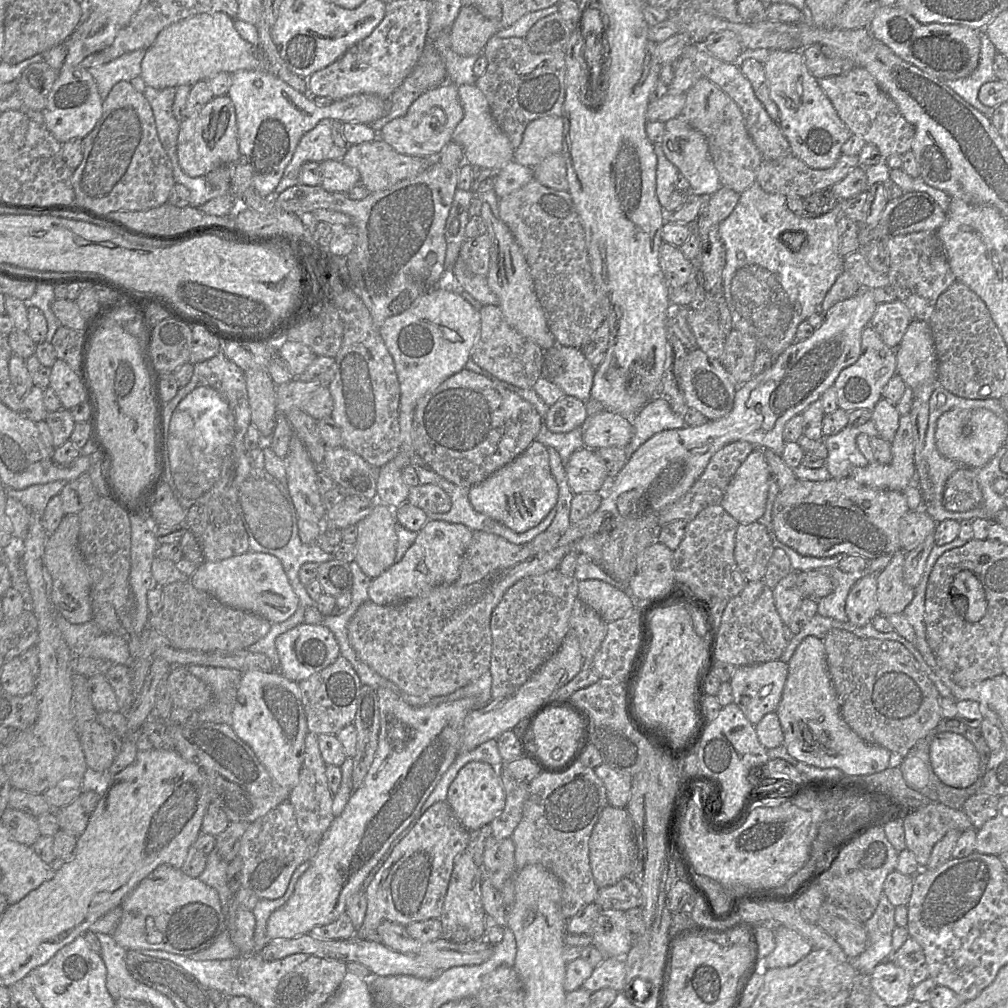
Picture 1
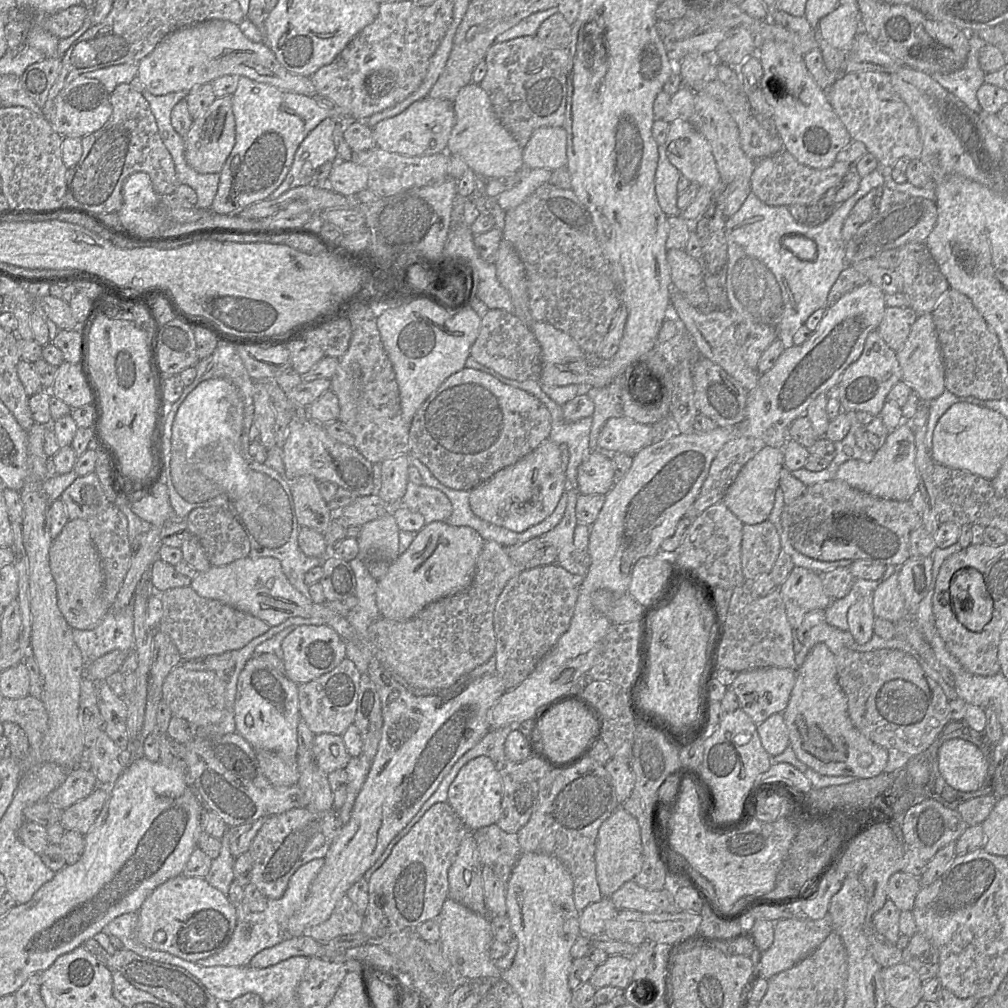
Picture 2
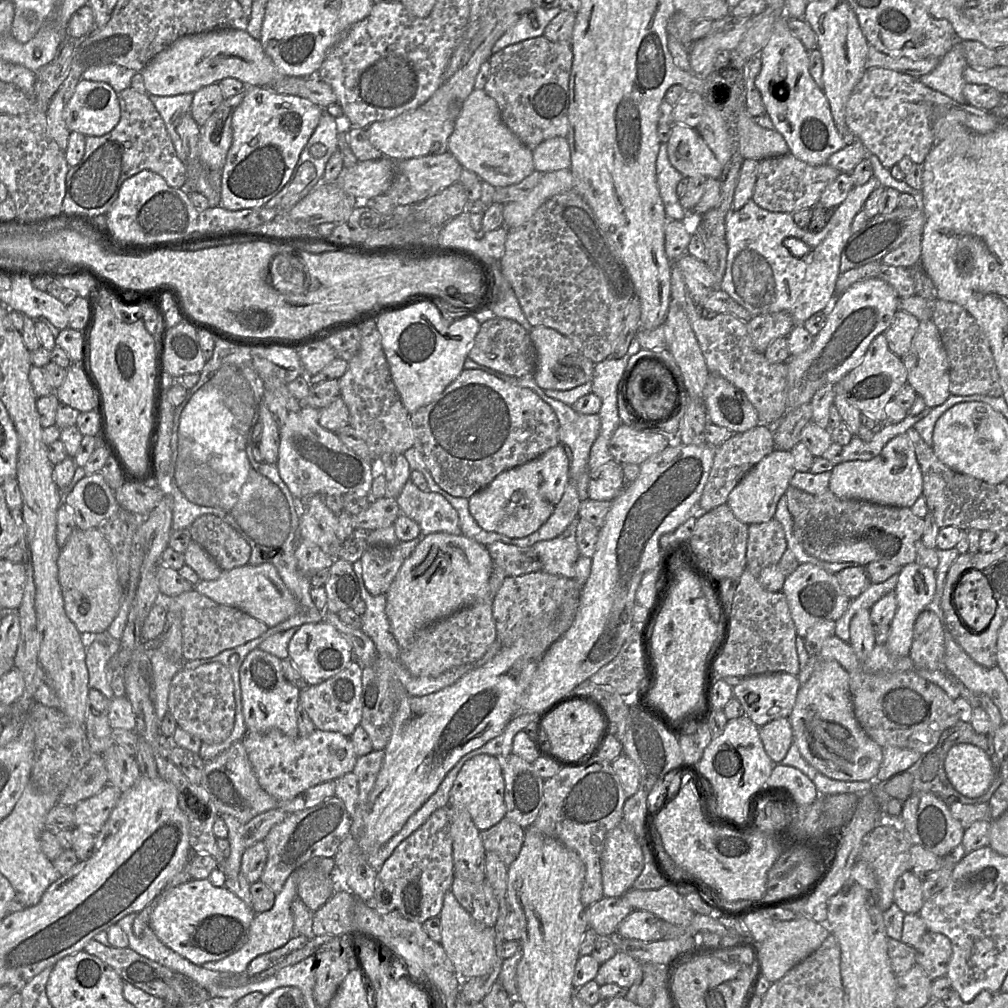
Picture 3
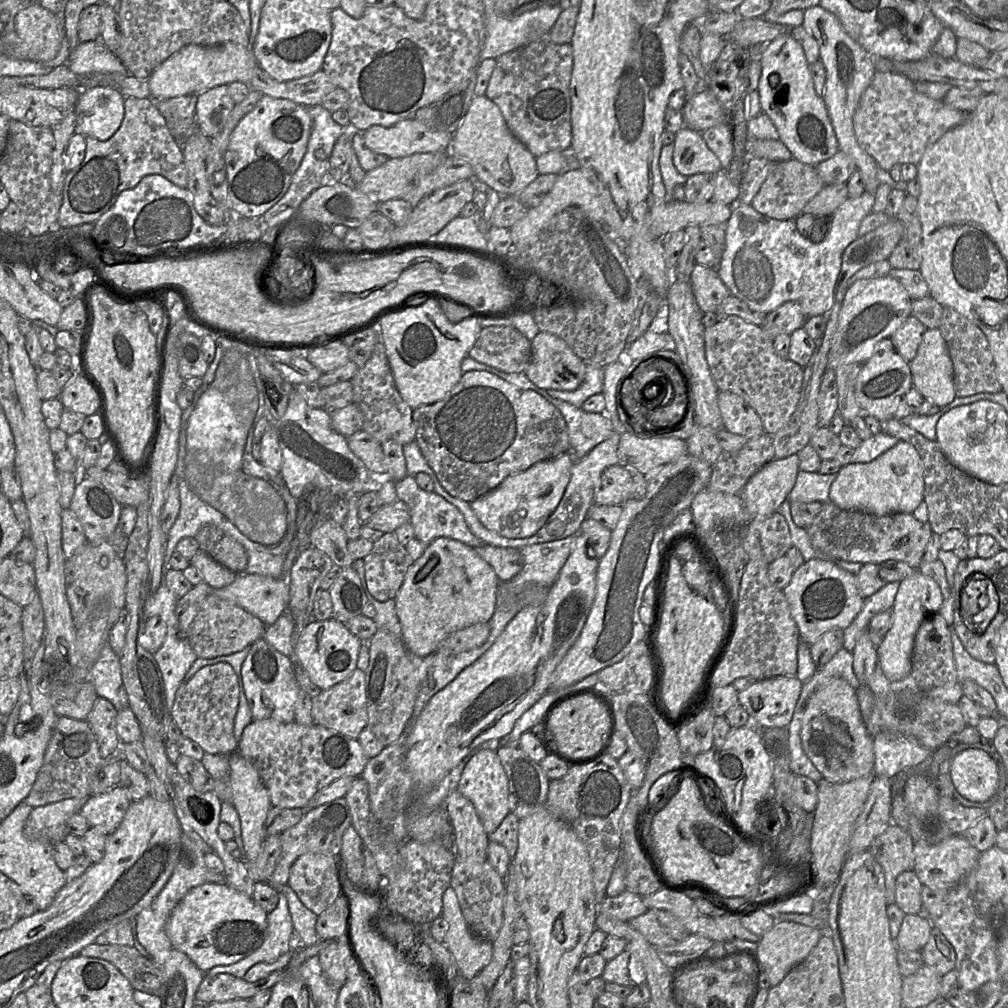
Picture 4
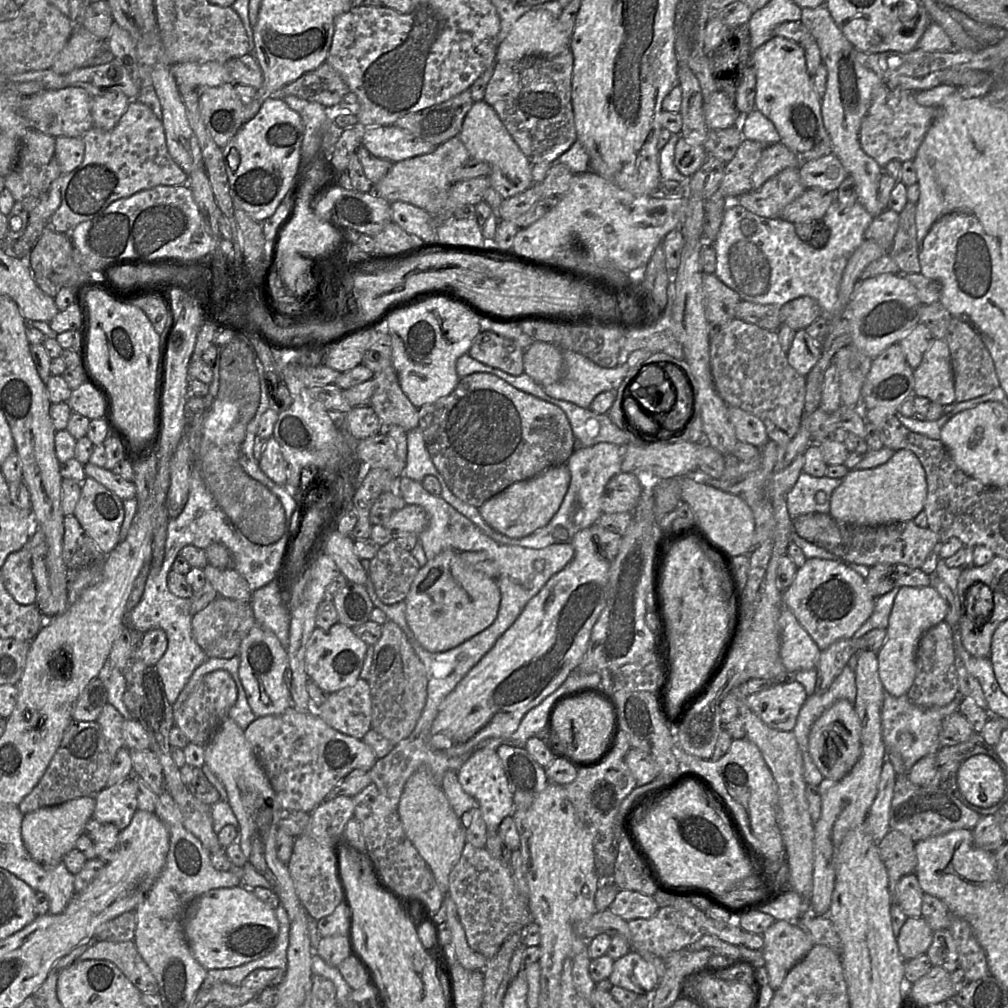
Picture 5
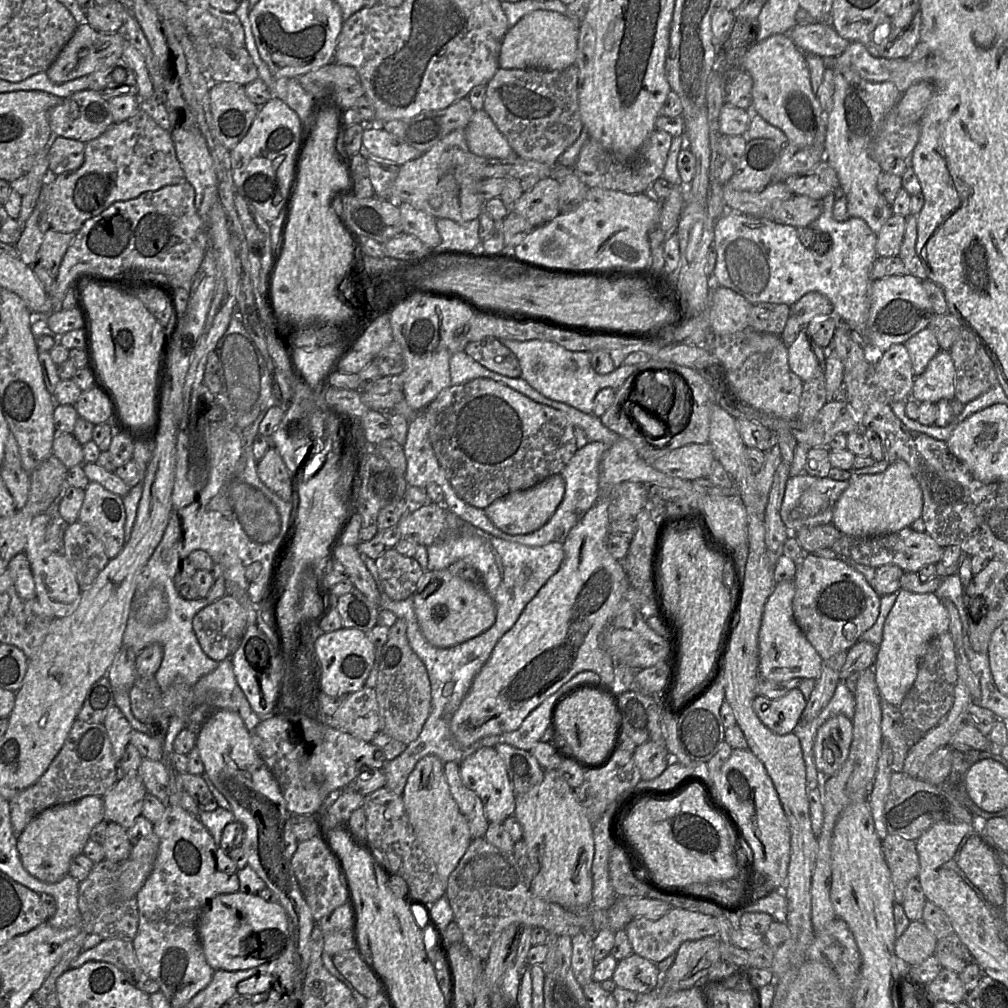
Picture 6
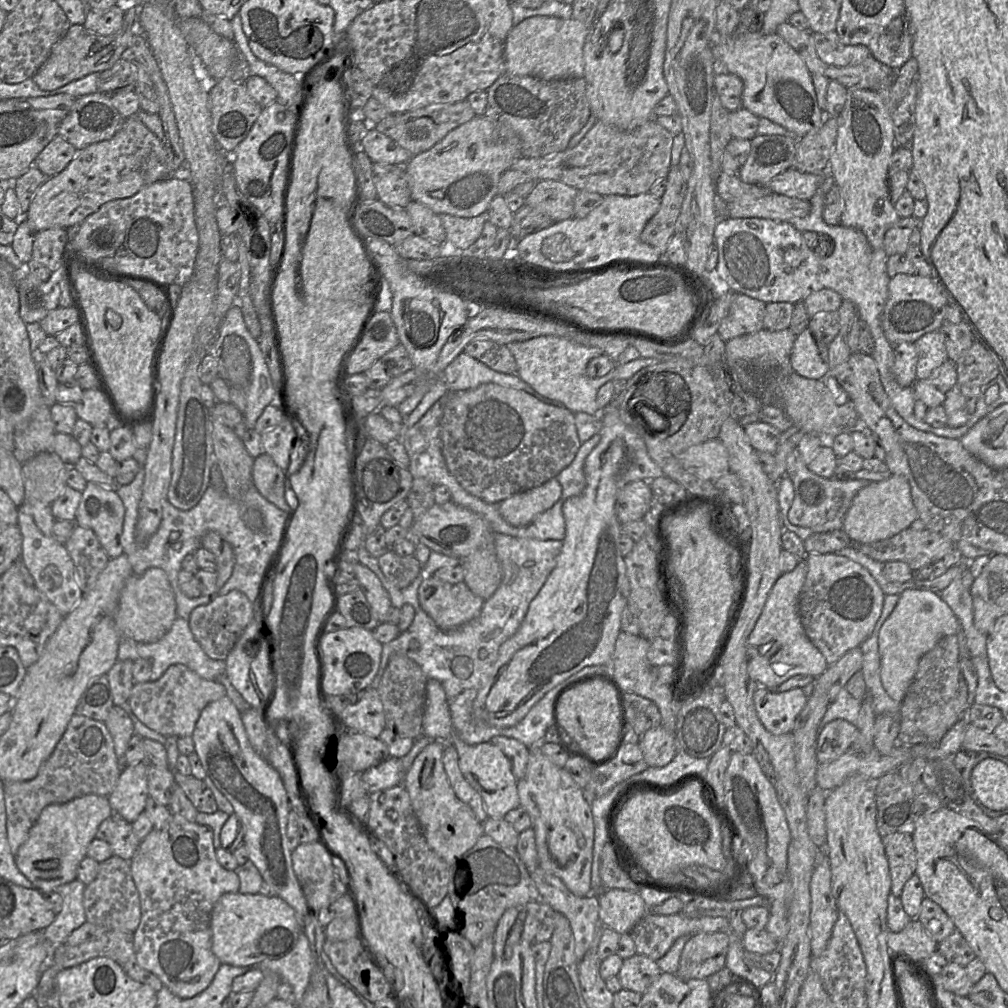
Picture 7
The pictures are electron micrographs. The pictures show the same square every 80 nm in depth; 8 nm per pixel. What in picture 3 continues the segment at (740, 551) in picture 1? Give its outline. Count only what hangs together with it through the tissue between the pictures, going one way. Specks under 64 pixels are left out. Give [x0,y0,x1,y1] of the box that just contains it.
[746,518,786,577]

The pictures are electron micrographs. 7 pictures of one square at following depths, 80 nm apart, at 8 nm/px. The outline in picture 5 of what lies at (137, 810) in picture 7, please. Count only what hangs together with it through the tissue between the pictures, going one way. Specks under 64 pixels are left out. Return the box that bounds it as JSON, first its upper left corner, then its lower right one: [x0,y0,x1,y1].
[92,776,138,829]

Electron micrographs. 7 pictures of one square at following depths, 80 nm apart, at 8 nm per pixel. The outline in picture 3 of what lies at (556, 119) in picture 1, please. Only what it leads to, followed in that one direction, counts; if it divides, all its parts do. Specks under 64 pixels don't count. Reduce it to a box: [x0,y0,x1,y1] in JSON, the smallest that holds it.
[532,137,571,173]

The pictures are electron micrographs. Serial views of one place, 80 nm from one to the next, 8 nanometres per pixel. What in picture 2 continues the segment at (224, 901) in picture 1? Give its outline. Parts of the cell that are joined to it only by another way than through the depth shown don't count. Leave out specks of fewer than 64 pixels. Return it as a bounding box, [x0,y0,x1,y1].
[204,829,234,895]

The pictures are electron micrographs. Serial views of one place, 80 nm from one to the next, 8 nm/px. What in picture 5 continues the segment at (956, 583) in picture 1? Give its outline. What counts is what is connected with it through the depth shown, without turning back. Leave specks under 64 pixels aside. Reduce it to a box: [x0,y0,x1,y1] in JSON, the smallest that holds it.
[965,582,994,628]

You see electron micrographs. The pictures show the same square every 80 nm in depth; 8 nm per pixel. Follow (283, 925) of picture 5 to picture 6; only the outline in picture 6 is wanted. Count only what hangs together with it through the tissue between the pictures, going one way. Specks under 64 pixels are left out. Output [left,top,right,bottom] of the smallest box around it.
[254,924,299,995]

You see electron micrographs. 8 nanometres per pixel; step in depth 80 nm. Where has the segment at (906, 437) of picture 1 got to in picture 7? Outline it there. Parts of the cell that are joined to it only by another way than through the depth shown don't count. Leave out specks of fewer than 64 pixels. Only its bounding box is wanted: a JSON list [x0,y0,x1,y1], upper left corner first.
[842,474,918,544]

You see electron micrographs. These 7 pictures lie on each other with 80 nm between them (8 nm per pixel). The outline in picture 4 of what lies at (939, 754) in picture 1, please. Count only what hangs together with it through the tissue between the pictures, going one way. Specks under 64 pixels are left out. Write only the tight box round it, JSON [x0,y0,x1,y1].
[950,748,999,802]

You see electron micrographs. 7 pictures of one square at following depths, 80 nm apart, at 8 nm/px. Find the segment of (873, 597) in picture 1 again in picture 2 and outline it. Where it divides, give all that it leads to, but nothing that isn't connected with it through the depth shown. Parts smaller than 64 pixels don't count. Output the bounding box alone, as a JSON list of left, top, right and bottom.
[847,593,874,645]

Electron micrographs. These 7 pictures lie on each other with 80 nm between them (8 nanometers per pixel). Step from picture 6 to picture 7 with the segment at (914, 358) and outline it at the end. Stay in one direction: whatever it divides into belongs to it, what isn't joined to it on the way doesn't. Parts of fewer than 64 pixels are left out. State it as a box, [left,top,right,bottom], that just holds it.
[914,330,949,379]

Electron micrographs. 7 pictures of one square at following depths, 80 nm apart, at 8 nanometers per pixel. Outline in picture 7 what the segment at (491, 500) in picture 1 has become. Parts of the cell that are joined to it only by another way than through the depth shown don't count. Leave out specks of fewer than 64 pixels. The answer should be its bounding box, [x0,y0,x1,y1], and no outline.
[498,478,562,527]

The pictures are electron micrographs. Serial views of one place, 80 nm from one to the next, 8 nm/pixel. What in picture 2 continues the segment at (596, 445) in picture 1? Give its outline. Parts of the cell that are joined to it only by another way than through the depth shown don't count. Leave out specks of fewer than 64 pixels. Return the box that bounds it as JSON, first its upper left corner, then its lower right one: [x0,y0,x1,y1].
[597,415,655,455]

